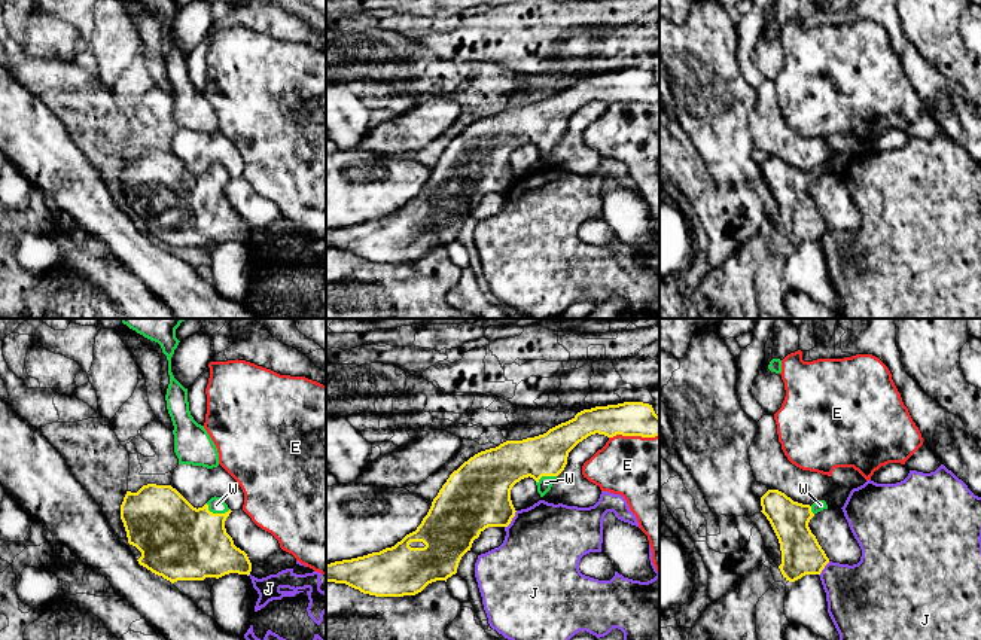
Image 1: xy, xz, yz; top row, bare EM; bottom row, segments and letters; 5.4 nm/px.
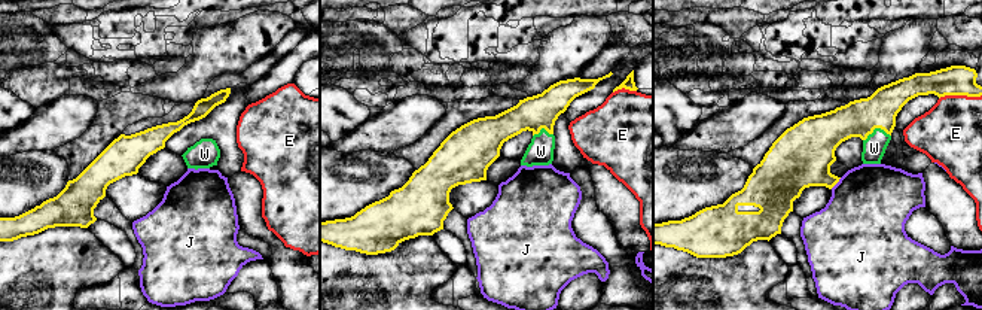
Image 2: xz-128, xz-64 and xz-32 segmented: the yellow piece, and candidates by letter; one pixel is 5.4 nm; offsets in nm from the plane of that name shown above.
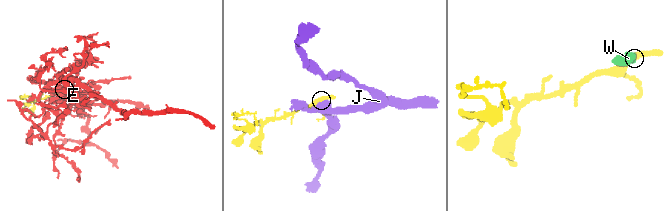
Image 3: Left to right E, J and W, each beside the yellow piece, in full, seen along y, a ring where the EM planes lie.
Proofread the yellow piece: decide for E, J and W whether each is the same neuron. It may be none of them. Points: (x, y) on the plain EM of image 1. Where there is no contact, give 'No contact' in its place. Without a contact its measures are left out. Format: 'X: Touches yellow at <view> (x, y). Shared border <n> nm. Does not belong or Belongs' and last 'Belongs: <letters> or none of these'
E: Touches yellow at xz (633, 101). Shared border 280 nm. Does not belong
J: Touches yellow at xz (511, 186). Shared border 120 nm. Does not belong
W: Touches yellow at xy (216, 180). Shared border 140 nm. Belongs
Belongs: W

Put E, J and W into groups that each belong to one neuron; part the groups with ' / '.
E / J / W

